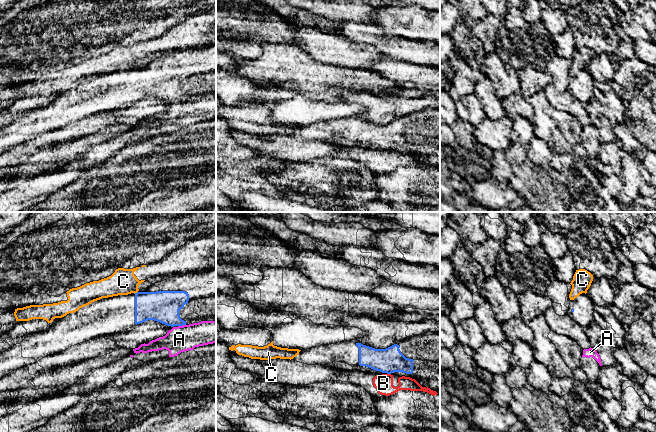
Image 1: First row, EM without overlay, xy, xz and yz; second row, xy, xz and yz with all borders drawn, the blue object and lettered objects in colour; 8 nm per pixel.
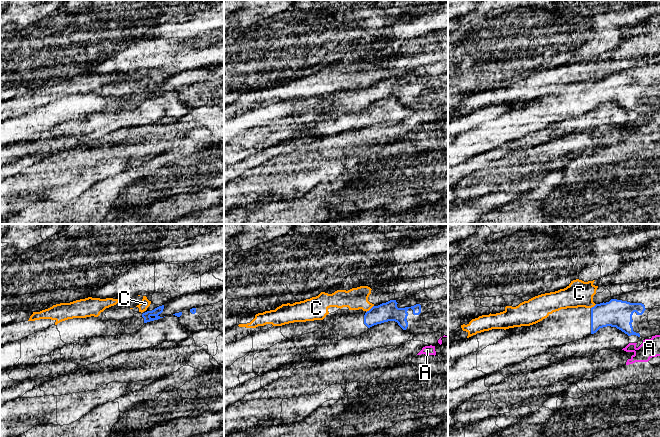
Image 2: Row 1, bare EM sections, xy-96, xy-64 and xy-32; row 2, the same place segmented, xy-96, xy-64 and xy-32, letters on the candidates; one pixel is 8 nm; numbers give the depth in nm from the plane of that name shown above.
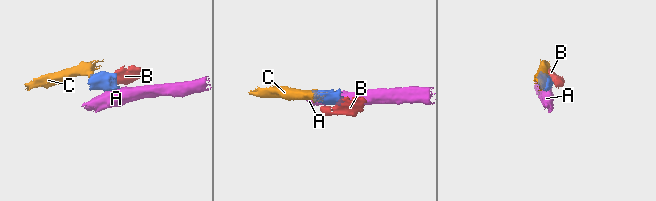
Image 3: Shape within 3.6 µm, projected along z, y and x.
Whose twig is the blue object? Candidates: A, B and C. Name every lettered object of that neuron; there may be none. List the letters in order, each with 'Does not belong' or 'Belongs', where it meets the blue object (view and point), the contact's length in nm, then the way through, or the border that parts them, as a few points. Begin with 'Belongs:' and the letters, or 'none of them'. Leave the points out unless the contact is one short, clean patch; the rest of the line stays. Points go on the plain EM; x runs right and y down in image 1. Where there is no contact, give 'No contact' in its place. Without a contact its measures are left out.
Belongs: none of them
A: Does not belong. Touches blue at xy (181, 101). Shared border 70 nm. Boundary: xy (185, 100), (178, 102)
B: Does not belong. Touches blue at xz (389, 149). Shared border 30 nm. Boundary: xz (387, 149), (390, 150)
C: Does not belong. Touches blue at xy (135, 69). Shared border 40 nm. Boundary: xy (137, 67), (134, 69)

